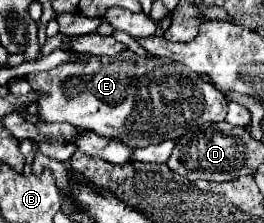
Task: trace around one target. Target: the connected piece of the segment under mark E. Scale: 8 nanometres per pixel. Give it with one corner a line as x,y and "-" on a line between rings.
124,51
114,57
90,57
88,61
62,63
56,69
28,77
32,89
48,93
40,99
38,117
66,121
98,135
122,137
130,147
146,147
164,139
180,139
204,123
224,121
228,101
212,83
206,83
188,67
164,57
138,57

